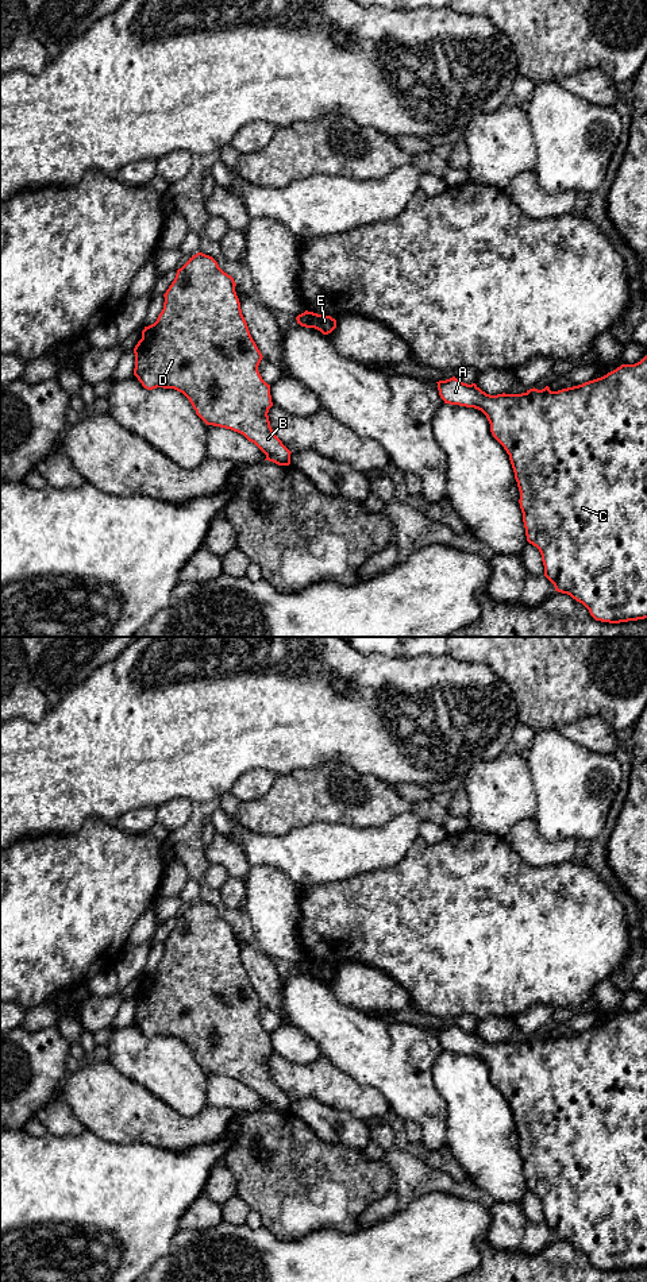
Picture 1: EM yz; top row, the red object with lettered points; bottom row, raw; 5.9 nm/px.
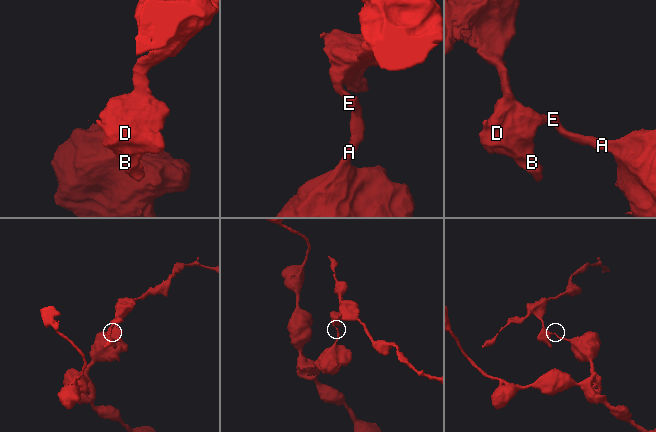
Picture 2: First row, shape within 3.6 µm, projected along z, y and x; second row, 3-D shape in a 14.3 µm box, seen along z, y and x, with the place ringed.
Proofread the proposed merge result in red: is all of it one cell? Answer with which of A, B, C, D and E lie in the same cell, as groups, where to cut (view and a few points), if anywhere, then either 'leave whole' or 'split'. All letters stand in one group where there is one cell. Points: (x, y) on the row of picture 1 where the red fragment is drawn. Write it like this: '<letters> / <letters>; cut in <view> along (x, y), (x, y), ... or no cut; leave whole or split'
A C E / B D; cut in yz along (308, 312), (314, 327); split

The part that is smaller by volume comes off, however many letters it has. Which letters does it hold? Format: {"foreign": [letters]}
{"foreign": ["B", "D"]}

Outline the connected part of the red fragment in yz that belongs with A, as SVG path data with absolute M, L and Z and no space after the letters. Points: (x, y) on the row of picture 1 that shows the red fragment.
M647 355L635 364L621 364L601 378L558 391L551 391L546 386L542 390L534 387L521 394L490 395L475 383L467 385L455 377L436 383L444 403L481 410L490 424L493 437L509 455L520 491L519 503L527 541L539 549L544 576L554 584L555 591L567 594L582 603L596 621L620 623L647 618Z

